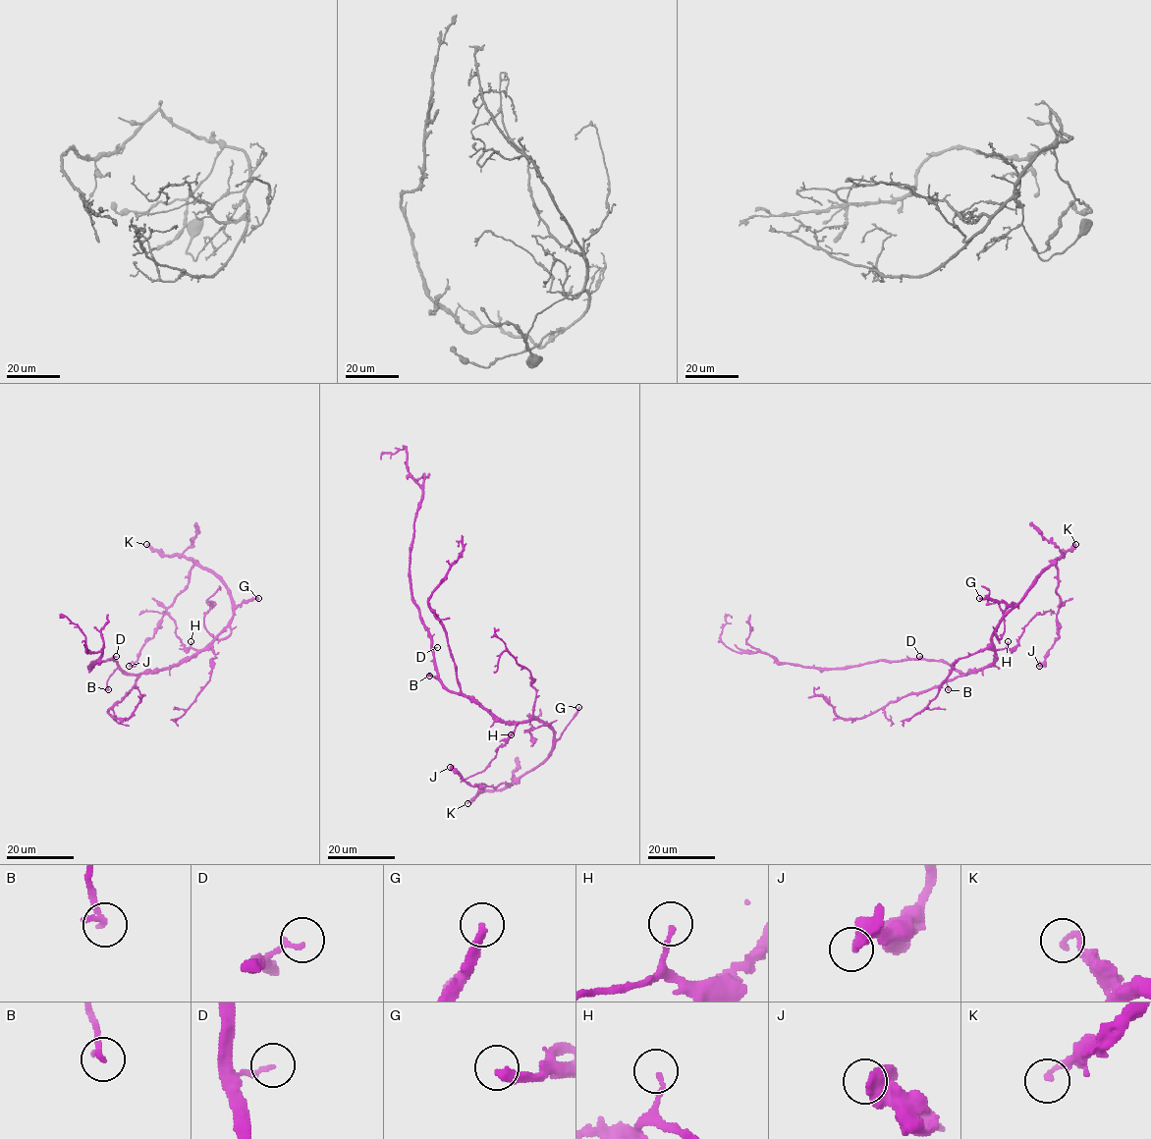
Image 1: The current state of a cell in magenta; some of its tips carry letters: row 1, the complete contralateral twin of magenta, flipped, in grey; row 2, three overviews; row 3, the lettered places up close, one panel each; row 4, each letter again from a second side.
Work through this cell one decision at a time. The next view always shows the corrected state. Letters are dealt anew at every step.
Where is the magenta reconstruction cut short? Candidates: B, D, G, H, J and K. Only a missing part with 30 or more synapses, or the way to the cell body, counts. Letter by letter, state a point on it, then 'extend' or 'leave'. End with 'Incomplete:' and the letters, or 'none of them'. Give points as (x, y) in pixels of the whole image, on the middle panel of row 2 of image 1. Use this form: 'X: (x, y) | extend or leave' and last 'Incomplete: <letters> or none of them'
B: (429, 676) | leave
D: (437, 647) | leave
G: (578, 707) | extend
H: (511, 734) | leave
J: (450, 767) | leave
K: (467, 803) | leave
Incomplete: G

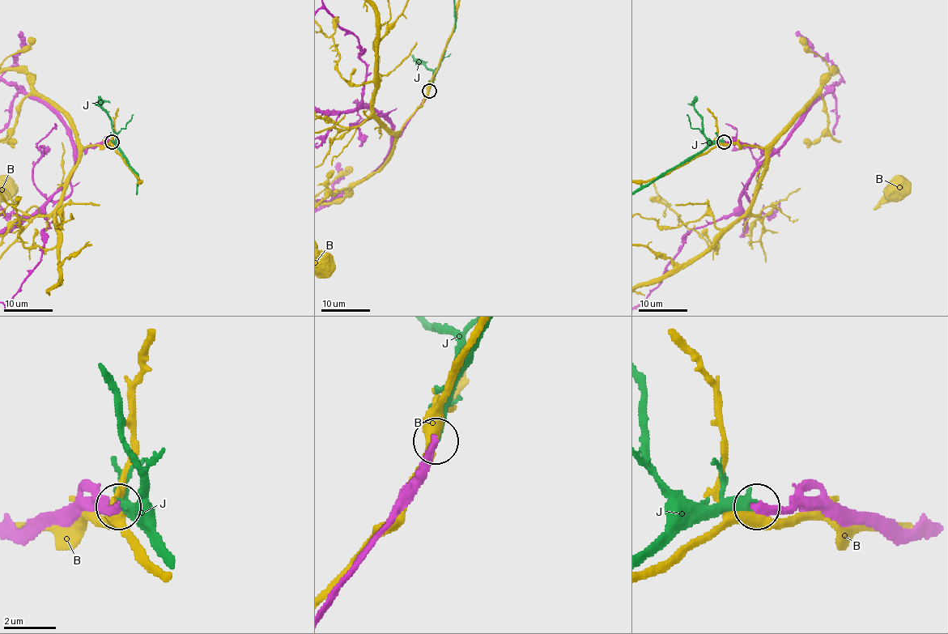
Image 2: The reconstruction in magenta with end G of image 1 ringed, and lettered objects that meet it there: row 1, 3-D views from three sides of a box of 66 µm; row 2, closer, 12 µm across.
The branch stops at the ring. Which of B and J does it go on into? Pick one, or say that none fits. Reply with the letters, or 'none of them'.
J

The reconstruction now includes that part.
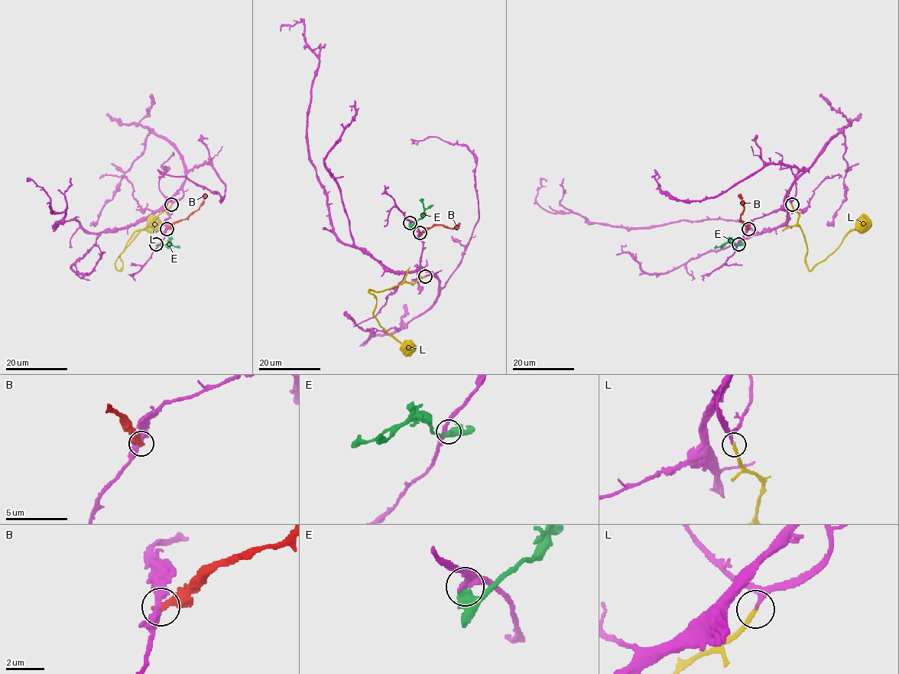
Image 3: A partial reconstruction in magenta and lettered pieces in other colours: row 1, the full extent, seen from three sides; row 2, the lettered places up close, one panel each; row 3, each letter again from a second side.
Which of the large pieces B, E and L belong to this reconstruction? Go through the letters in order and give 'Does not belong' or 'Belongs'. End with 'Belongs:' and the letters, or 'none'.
B: Does not belong
E: Does not belong
L: Belongs
Belongs: L

